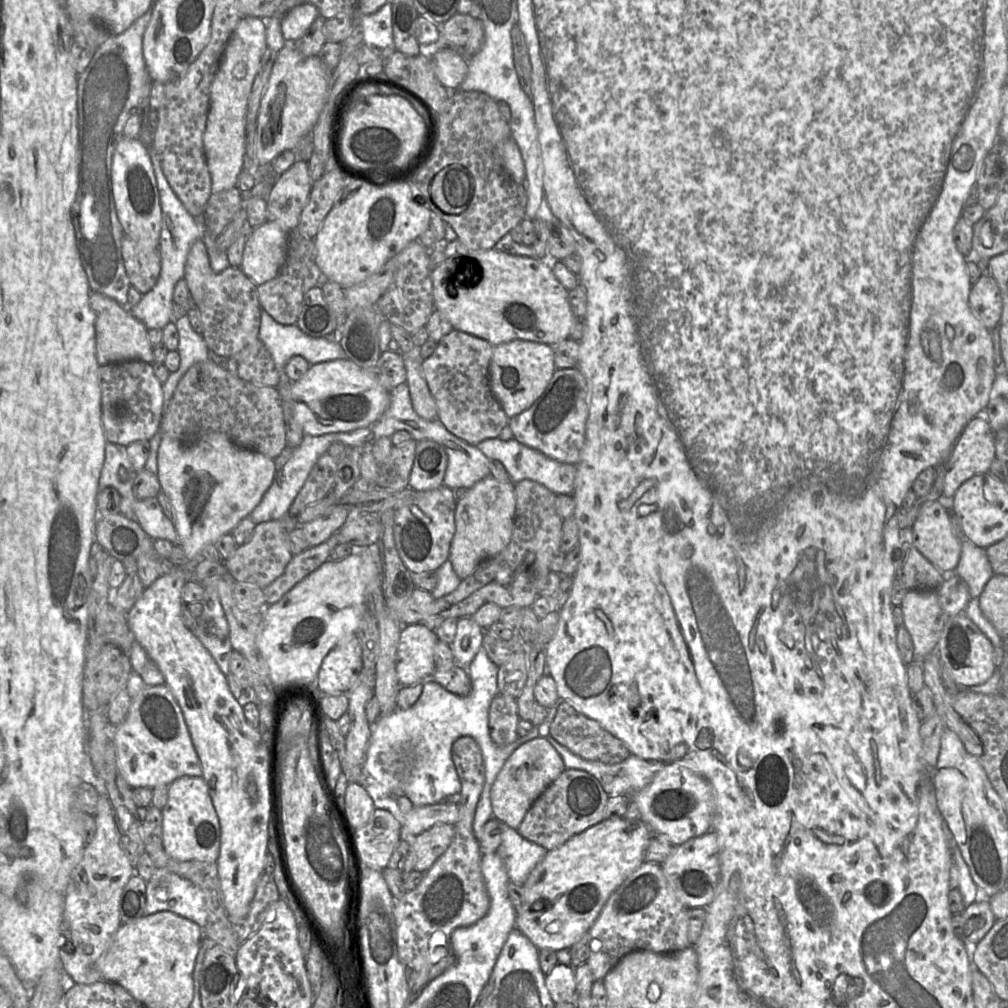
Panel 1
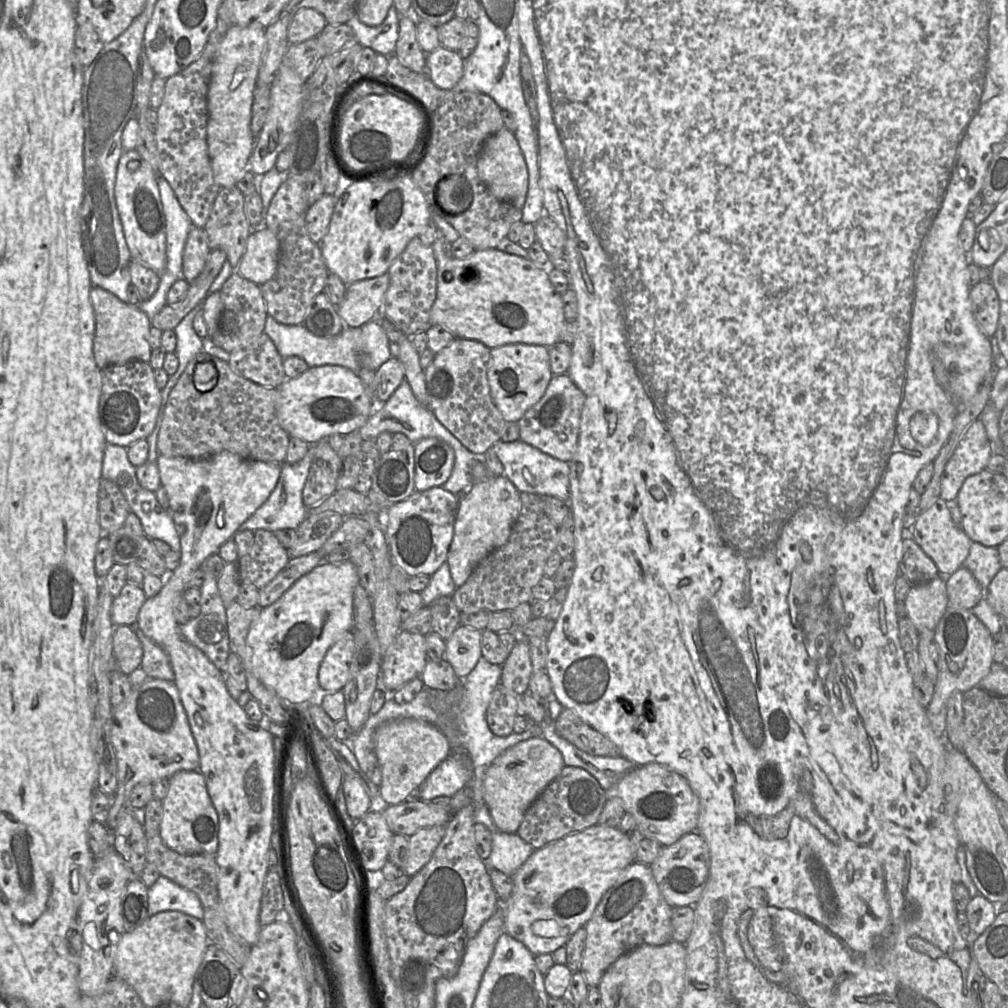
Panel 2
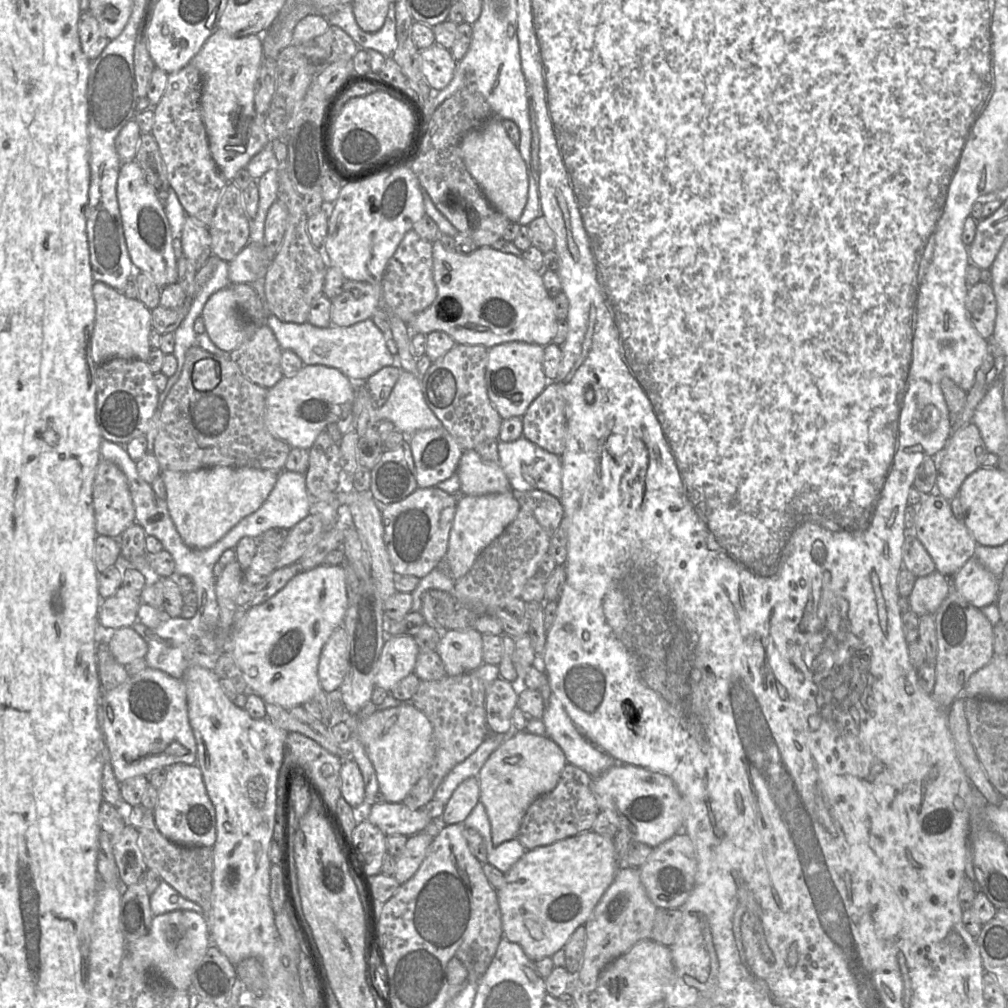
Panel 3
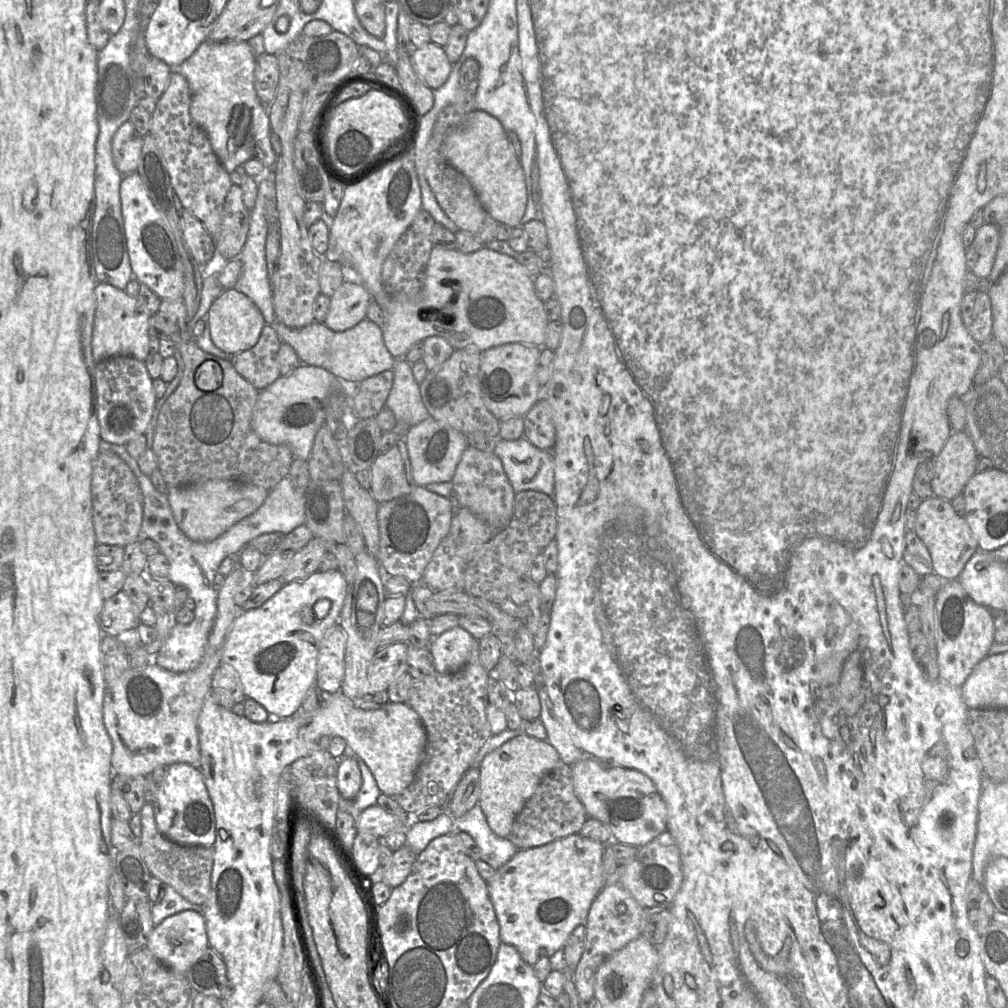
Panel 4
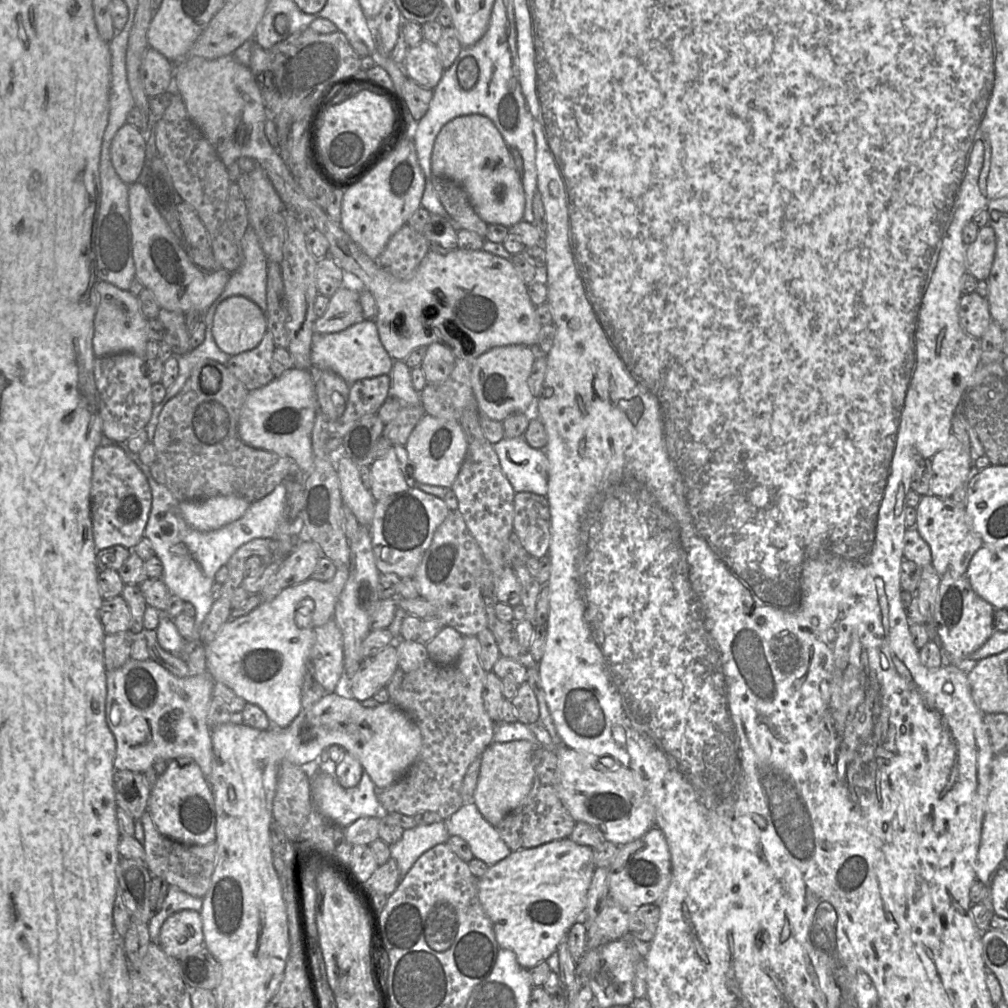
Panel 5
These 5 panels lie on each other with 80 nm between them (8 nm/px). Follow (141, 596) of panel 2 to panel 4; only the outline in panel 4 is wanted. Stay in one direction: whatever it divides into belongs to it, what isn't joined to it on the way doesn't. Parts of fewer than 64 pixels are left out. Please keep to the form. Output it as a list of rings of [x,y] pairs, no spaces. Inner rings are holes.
[[[123,590],[104,600],[99,614],[99,624],[103,635],[110,636],[116,636],[137,627],[139,618],[134,613],[132,601]]]

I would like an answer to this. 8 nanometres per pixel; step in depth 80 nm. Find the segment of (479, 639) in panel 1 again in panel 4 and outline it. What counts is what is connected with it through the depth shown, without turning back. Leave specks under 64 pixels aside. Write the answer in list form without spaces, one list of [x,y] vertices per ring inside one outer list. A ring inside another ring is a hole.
[[[458,626],[434,637],[429,650],[435,670],[441,674],[454,673],[463,668],[473,652],[477,640]]]

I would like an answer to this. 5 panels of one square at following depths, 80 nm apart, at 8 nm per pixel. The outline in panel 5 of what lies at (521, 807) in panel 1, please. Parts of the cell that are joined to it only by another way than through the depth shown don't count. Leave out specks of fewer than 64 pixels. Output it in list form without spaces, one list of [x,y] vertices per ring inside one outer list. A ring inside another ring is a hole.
[[[527,740],[492,742],[482,753],[473,802],[493,827],[518,807],[529,794],[535,772],[534,754],[539,747],[539,744]]]

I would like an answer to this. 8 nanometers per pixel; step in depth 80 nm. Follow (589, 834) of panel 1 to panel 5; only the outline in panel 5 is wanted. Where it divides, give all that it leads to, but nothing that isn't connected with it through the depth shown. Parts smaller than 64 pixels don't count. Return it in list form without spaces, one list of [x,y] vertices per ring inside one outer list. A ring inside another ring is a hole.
[[[569,837],[551,841],[533,848],[512,851],[505,859],[490,866],[487,872],[478,879],[478,898],[484,911],[492,922],[499,948],[513,951],[519,965],[525,969],[531,969],[539,963],[547,960],[553,952],[557,951],[560,941],[568,934],[569,929],[577,921],[577,918],[582,916],[586,907],[587,892],[592,882],[595,868],[593,849],[588,846],[579,845],[573,842]]]

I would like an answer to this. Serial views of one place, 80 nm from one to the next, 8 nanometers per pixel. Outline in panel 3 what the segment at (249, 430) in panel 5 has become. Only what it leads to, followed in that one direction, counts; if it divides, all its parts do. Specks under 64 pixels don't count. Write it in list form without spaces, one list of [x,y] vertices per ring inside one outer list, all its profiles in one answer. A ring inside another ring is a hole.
[[[304,365],[294,376],[283,377],[266,396],[265,424],[276,438],[286,442],[291,448],[310,450],[318,435],[330,423],[337,424],[341,434],[345,434],[353,421],[354,390],[352,381],[336,368],[324,365]]]

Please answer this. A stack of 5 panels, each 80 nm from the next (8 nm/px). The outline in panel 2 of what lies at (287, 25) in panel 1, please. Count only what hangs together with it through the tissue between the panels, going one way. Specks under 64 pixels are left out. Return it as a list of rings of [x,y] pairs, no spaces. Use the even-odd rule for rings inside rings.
[[[301,9],[296,13],[288,28],[290,45],[299,44],[320,35],[327,21],[314,9]]]

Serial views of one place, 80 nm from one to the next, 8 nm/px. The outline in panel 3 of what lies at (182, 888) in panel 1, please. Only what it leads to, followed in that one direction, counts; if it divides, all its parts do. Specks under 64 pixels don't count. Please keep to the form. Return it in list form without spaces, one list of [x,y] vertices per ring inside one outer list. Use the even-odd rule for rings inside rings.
[[[164,880],[149,897],[154,917],[175,910],[191,910],[201,915],[204,913],[200,905],[184,898]]]

